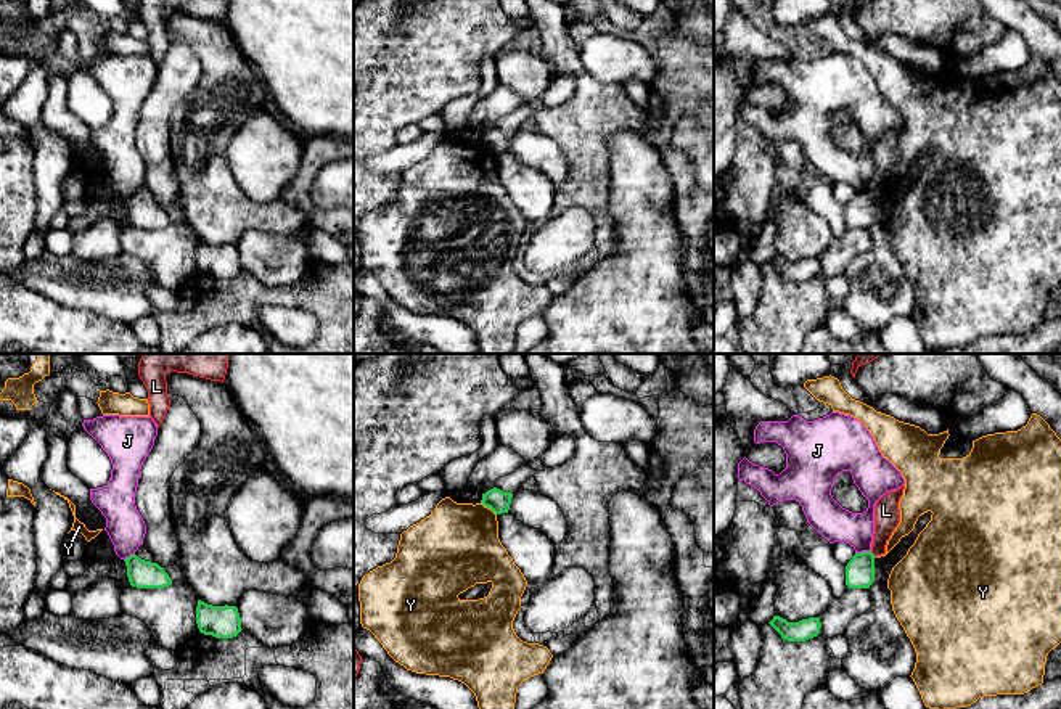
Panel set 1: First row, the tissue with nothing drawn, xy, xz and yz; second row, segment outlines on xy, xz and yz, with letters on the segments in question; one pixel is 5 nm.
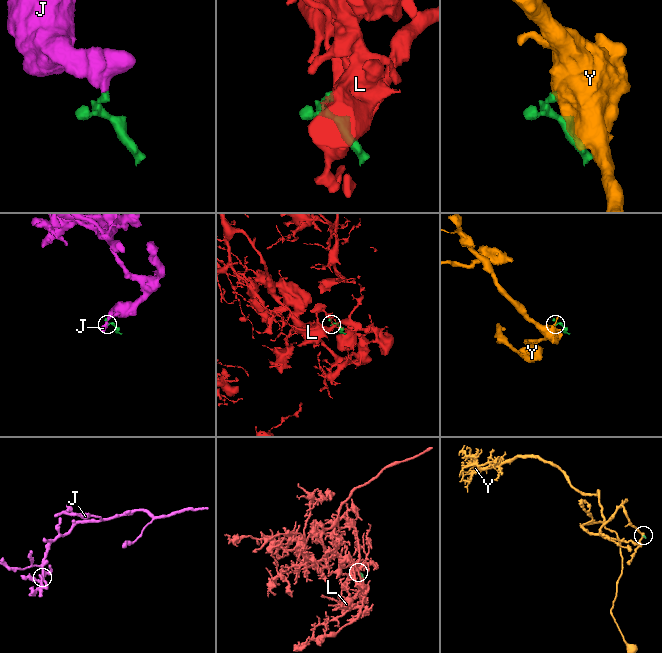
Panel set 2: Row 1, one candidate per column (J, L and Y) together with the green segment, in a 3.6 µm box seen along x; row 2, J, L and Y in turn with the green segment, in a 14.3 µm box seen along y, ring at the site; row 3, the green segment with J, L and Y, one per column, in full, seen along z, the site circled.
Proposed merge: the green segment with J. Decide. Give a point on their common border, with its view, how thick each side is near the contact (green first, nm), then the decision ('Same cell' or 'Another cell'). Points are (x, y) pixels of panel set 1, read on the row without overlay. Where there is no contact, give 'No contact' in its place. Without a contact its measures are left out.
Touches green at yz (862, 192). Thickness 140 nm (green) against 180 nm. Another cell

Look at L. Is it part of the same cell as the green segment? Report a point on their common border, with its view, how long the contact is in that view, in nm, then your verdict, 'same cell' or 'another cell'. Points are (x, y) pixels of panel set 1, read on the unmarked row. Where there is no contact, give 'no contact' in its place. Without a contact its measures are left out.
contact yz (872, 193); length 50 nm; another cell

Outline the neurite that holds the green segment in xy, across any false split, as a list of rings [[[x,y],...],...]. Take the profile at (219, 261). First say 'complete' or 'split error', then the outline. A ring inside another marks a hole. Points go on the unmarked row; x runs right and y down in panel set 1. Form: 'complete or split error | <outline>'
complete | [[[198,240],[196,264],[201,273],[215,278],[233,278],[241,268],[241,257],[236,246],[212,246]]]

